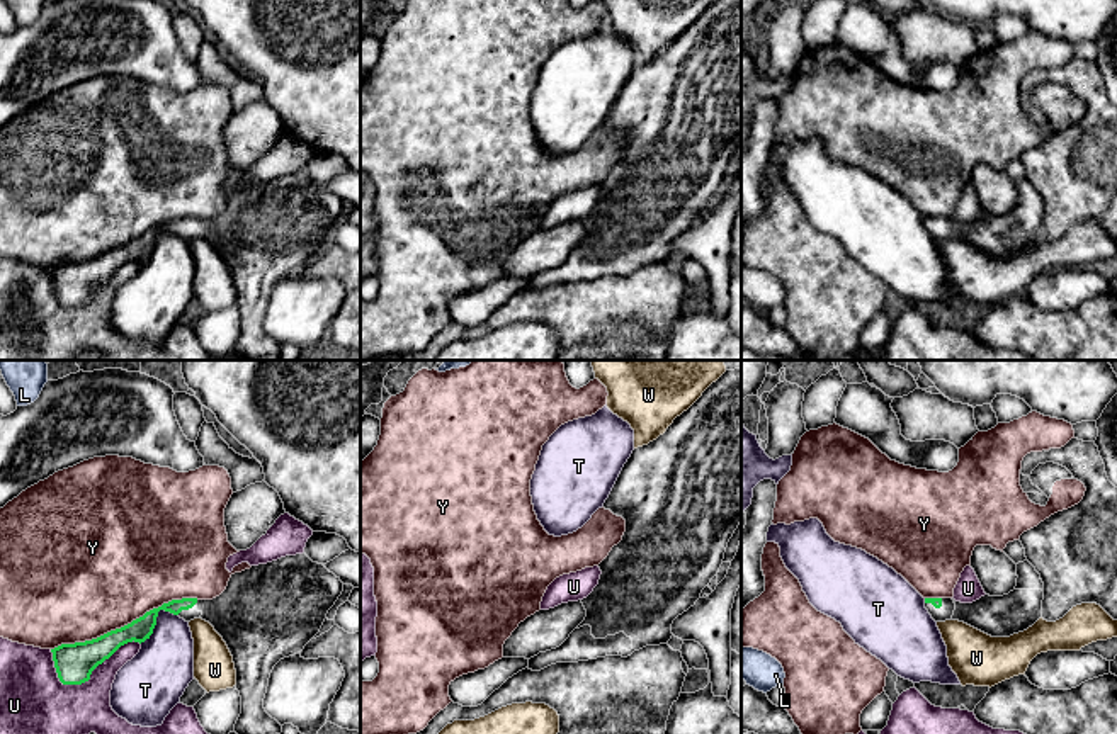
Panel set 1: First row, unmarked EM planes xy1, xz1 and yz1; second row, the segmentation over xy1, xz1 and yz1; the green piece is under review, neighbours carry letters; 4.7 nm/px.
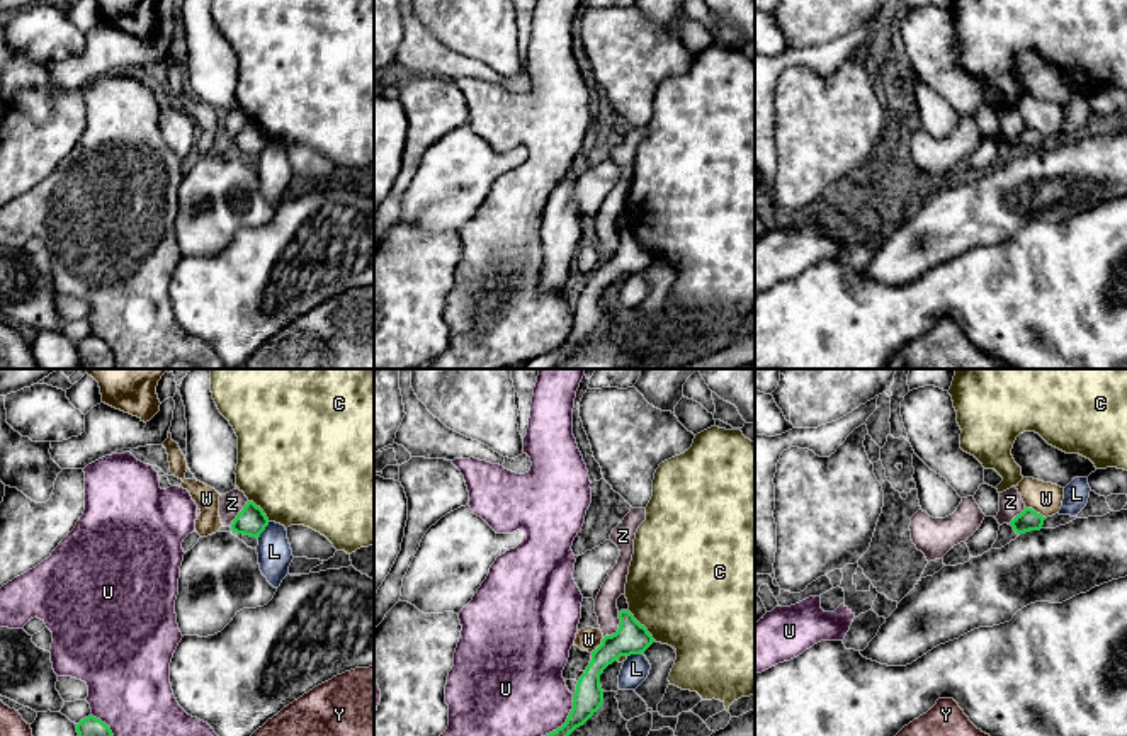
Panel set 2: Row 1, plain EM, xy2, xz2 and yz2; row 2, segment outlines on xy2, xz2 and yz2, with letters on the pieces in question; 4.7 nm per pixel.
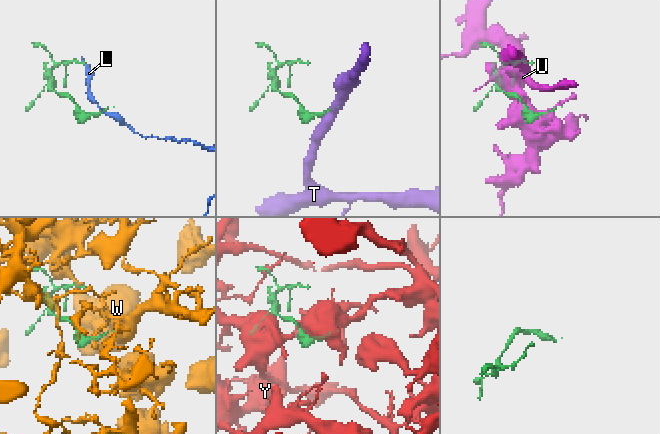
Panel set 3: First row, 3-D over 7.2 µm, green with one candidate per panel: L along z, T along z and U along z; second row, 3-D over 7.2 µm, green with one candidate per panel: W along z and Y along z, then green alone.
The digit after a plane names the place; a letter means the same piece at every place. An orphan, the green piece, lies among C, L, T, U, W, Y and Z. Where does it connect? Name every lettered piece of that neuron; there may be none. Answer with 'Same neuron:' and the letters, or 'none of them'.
Same neuron: none of them

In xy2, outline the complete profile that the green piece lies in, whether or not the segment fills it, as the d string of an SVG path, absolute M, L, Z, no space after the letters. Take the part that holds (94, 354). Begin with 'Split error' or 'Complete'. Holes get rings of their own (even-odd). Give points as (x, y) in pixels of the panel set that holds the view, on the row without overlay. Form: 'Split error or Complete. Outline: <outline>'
Complete. Outline: M88 335L76 343L80 365L85 369L114 369L114 354L100 338Z

